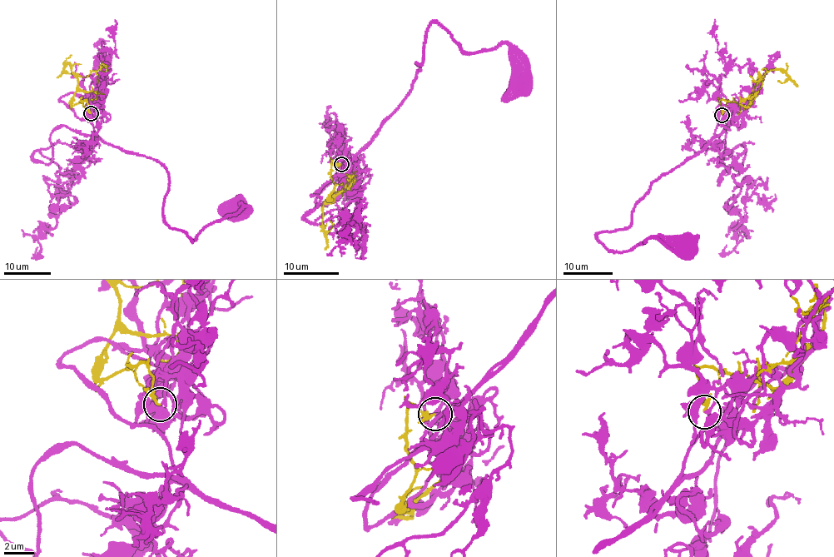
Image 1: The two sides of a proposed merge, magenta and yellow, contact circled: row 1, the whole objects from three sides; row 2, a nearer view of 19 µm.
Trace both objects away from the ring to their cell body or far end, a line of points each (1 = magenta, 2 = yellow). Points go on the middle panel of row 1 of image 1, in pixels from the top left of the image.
1: (341, 164), (341, 177), (340, 166), (406, 96), (433, 22), (471, 53), (508, 46), (520, 84)
2: (341, 164), (330, 162), (335, 186), (330, 196), (333, 202), (323, 205), (322, 223), (328, 242), (325, 249)

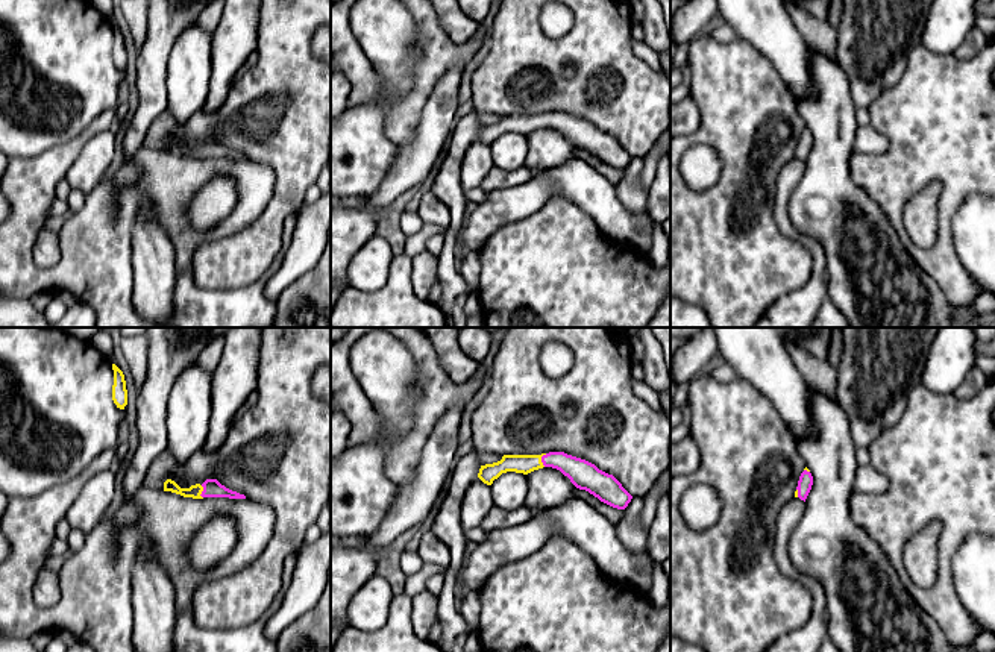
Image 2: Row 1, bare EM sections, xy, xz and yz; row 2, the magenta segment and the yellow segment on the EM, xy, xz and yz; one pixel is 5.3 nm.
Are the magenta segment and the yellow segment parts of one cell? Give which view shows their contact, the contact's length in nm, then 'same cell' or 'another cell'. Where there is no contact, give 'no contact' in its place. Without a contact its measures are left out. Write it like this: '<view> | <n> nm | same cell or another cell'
xz | 70 nm | another cell

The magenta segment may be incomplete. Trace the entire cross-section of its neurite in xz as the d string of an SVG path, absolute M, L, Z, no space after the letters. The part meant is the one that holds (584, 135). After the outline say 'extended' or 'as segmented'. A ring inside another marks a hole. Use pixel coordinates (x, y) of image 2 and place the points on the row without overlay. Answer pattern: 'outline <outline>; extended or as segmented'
outline M549 112L541 117L541 123L545 127L560 130L576 149L589 152L613 168L625 170L632 159L613 135L599 130L585 120L564 112Z; as segmented

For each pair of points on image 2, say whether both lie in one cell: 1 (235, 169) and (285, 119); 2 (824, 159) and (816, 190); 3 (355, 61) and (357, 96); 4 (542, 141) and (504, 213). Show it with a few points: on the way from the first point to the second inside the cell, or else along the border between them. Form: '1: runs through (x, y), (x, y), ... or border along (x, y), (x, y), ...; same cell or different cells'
1: border along (246, 158), (264, 162), (272, 170), (275, 179); different cells
2: runs through (824, 167), (824, 182); same cell
3: runs through (358, 70), (358, 87); same cell
4: border along (571, 159), (537, 173); different cells

